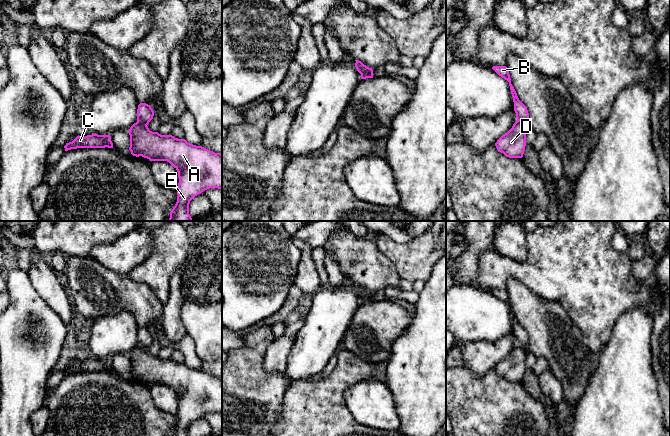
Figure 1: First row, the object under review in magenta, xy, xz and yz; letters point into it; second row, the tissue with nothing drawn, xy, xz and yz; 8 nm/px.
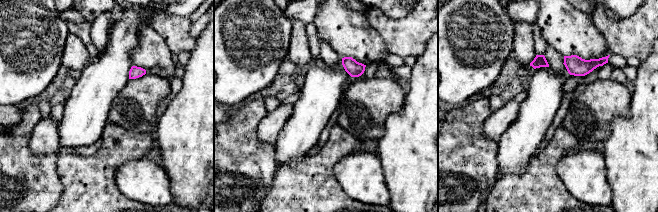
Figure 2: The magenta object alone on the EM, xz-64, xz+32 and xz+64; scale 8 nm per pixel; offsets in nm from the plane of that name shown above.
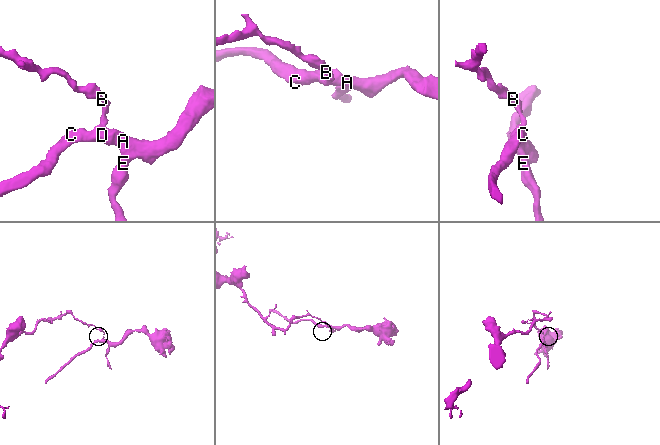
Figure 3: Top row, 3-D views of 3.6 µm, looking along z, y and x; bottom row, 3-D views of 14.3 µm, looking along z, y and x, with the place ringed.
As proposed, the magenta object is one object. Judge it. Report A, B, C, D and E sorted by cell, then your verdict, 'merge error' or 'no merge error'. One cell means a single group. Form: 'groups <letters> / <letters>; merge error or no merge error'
groups A C D E / B; merge error

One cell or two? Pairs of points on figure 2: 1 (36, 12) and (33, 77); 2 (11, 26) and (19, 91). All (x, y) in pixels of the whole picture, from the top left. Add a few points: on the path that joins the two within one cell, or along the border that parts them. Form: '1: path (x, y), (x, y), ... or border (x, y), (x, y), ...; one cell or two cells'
1: path (33, 28), (33, 61); one cell
2: path (11, 42), (11, 75); one cell

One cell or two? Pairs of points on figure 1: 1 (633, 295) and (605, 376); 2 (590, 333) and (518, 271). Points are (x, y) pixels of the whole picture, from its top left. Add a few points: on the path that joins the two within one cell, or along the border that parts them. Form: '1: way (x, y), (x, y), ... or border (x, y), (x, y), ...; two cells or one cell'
1: border (648, 296), (644, 302), (628, 308), (613, 327); two cells
2: way (582, 312), (542, 272), (539, 272); one cell

